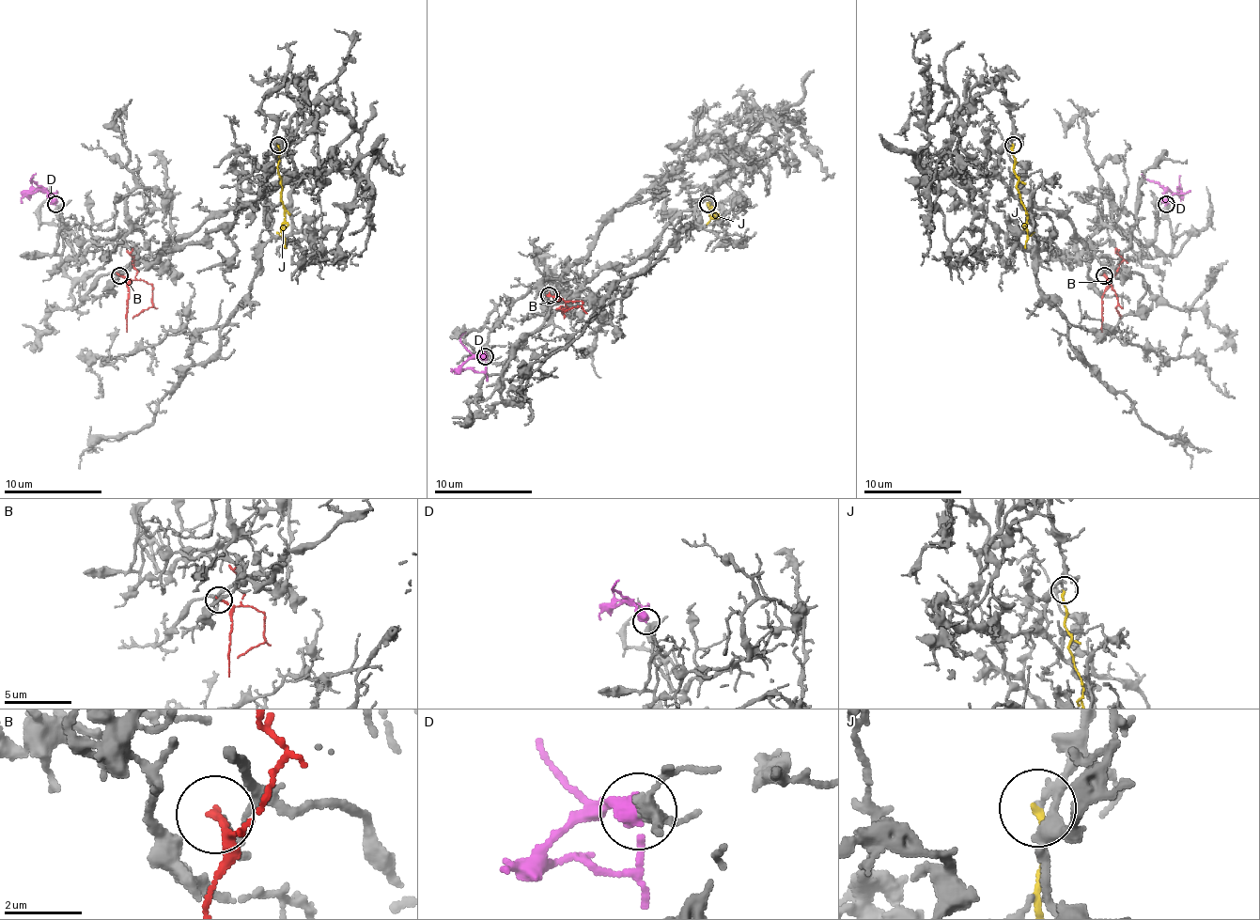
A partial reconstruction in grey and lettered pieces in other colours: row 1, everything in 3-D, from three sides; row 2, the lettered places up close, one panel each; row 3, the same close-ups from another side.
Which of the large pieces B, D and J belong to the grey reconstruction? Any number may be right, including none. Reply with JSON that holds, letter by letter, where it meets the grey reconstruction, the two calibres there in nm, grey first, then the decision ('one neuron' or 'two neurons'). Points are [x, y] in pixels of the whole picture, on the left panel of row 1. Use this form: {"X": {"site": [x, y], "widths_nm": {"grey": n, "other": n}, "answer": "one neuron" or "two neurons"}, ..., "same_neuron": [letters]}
{"B": {"site": [119, 275], "widths_nm": {"grey": 90, "other": 190}, "answer": "two neurons"}, "D": {"site": [55, 204], "widths_nm": {"grey": 320, "other": 550}, "answer": "one neuron"}, "J": {"site": [278, 145], "widths_nm": {"grey": 160, "other": 160}, "answer": "two neurons"}, "same_neuron": ["D"]}

